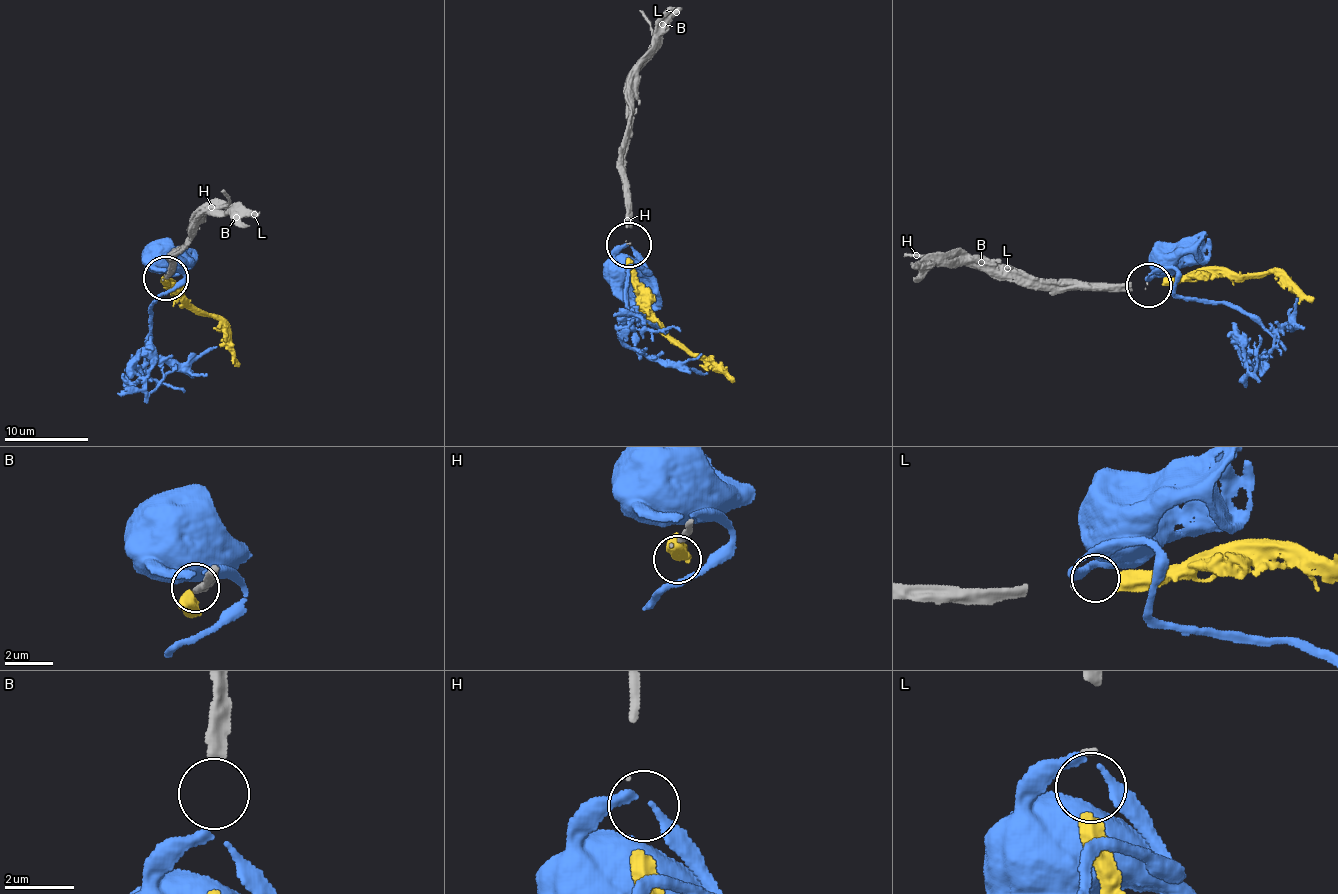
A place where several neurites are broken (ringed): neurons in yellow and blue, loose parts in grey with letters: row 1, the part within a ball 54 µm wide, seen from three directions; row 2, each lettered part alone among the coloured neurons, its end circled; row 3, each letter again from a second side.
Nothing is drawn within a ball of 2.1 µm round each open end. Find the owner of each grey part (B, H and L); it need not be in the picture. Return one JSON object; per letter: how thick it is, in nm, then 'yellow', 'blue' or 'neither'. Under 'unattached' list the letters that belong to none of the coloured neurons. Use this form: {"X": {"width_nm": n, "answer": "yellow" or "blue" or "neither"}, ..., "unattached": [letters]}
{"B": {"width_nm": 340, "answer": "neither"}, "H": {"width_nm": 40, "answer": "neither"}, "L": {"width_nm": 110, "answer": "yellow"}, "unattached": ["B", "H"]}

